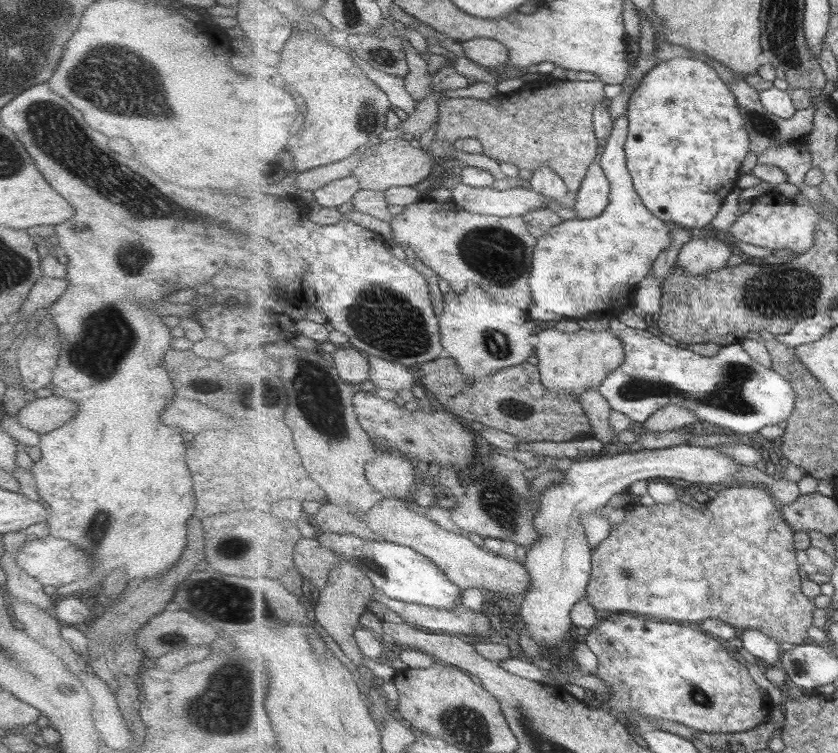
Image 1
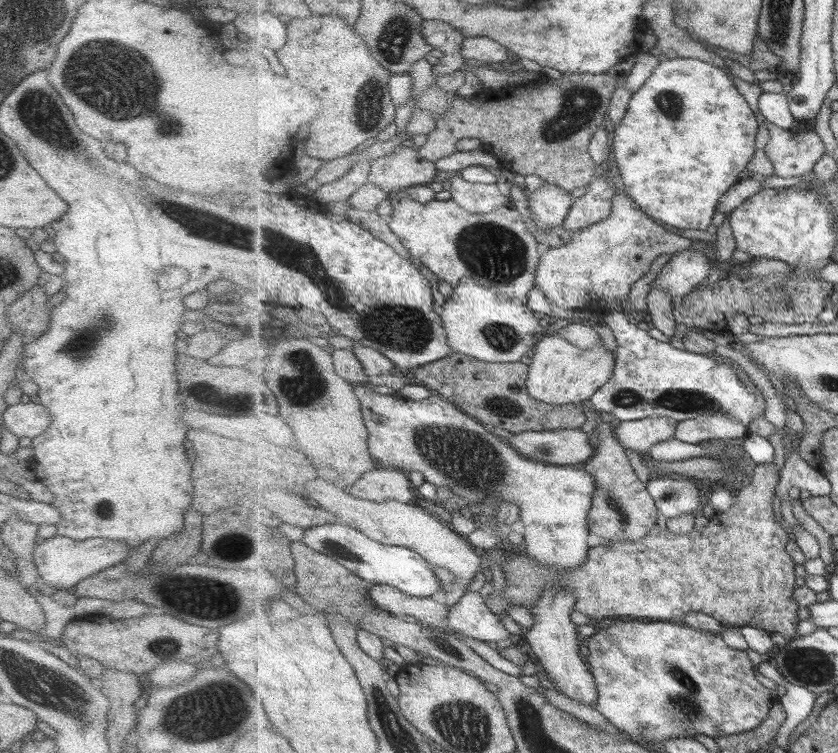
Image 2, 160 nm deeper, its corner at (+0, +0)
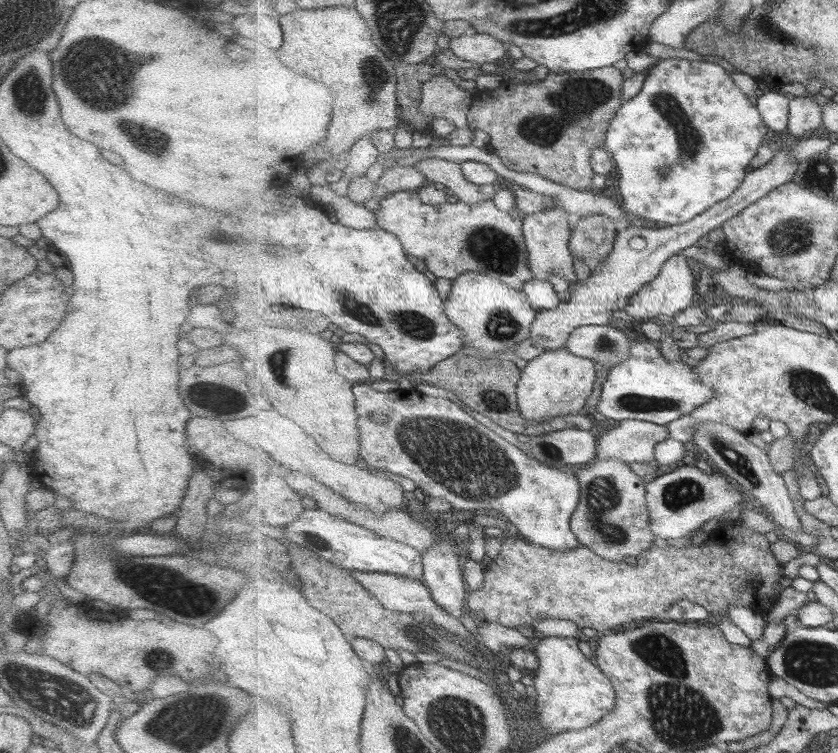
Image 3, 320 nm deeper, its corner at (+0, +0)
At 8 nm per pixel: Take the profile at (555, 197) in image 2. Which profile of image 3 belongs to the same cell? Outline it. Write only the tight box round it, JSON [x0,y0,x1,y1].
[524,206,577,284]

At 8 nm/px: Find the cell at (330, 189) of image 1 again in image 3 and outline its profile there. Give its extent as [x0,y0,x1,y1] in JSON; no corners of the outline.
[329,134,379,196]

